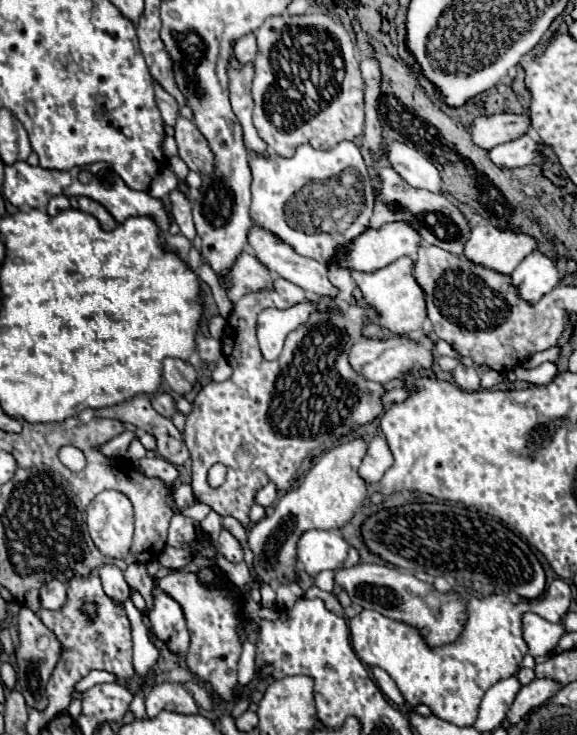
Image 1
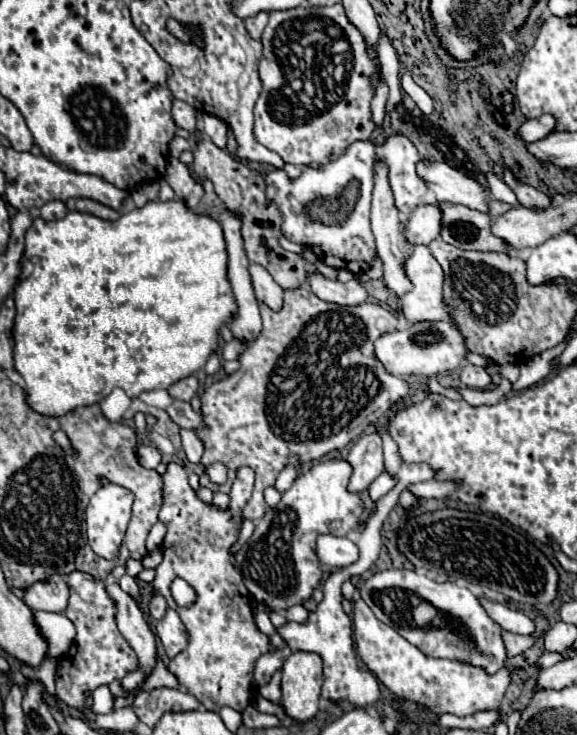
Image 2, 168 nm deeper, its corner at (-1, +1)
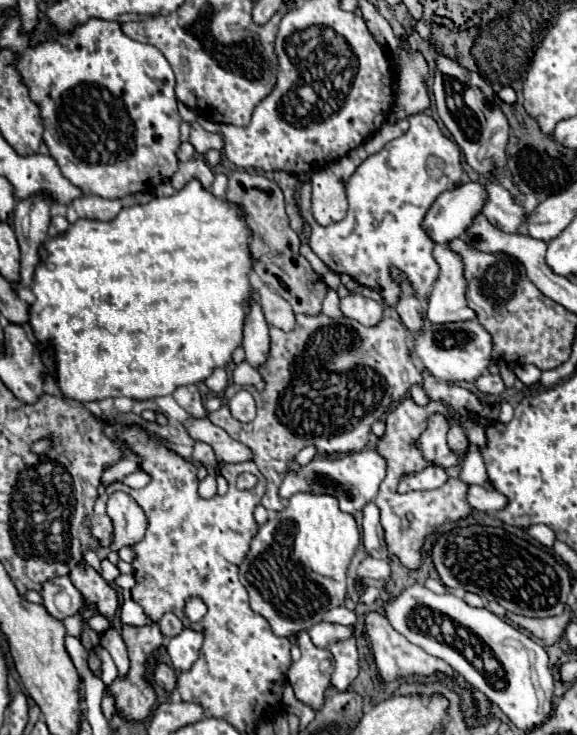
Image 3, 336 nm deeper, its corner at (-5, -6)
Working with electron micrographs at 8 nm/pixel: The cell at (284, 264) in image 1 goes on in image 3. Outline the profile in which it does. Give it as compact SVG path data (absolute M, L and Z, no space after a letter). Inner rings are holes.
M350 294L340 300L340 308L344 316L358 320L364 326L374 326L382 320L382 310L384 306L374 302L372 298L364 298L362 294Z

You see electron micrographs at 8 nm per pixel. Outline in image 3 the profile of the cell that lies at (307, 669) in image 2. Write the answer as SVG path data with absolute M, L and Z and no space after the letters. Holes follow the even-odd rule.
M306 632L298 636L298 646L302 658L290 666L288 682L300 702L320 710L324 706L324 690L334 672L334 656L328 648L314 646Z

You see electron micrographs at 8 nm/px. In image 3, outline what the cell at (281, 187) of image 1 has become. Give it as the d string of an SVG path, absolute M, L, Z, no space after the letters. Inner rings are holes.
M414 114L408 118L410 122L410 130L404 132L400 138L394 138L392 142L388 142L378 154L368 156L358 170L350 176L348 184L346 184L346 194L348 194L348 216L344 220L340 220L338 224L330 224L330 226L320 226L310 210L310 182L302 184L300 190L300 204L302 204L302 216L308 222L312 234L310 234L310 242L308 246L312 248L312 252L336 274L348 274L352 276L358 284L368 286L376 292L380 292L384 306L396 306L400 300L400 284L390 276L392 268L398 268L400 274L404 274L406 282L414 288L414 294L420 300L428 300L430 298L430 290L432 284L438 278L438 262L432 256L434 250L434 240L424 232L422 228L422 220L428 212L428 208L432 206L432 202L448 188L452 188L454 184L460 182L462 178L462 164L460 164L460 148L446 138L440 132L440 126L436 124L436 120L428 114Z

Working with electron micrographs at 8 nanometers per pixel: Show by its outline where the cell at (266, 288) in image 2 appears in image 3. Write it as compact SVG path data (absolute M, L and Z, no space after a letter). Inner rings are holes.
M262 286L258 290L258 296L260 296L260 306L266 316L266 322L284 332L290 332L296 324L290 304L282 296L278 296L274 290L270 290L268 286Z

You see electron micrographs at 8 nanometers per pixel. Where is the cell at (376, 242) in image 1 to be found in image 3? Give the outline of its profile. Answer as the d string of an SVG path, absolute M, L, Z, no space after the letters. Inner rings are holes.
M460 182L452 190L442 192L424 218L424 228L436 244L448 244L462 236L474 216L486 204L486 186L482 182Z

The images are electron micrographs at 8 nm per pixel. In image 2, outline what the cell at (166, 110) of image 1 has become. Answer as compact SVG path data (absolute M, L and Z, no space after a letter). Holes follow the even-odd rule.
M174 101L172 103L172 119L178 127L190 131L190 135L196 139L198 137L198 129L196 129L196 109L190 107L184 101Z

